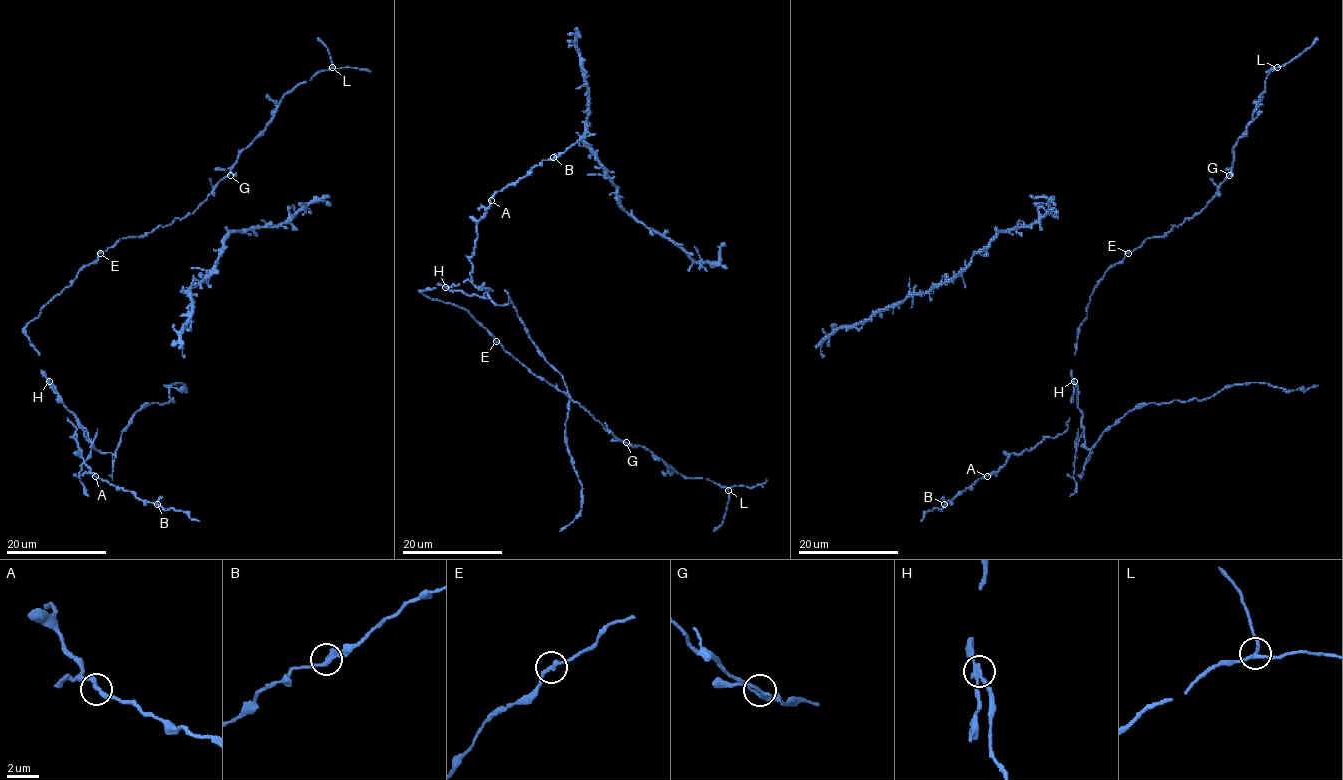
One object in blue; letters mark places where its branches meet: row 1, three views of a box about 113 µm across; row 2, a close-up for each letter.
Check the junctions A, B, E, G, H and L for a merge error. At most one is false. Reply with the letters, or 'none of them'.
H

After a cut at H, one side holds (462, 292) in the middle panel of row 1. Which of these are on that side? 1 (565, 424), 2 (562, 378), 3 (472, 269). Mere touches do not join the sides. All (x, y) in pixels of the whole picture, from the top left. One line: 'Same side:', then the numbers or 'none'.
Same side: 1, 2

